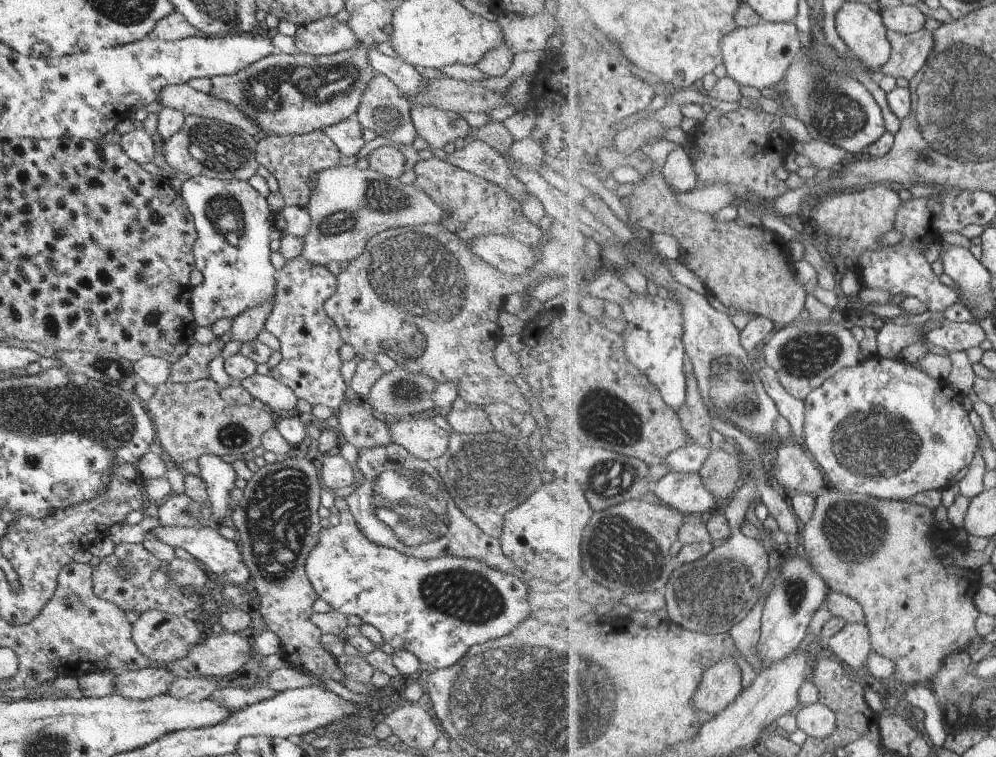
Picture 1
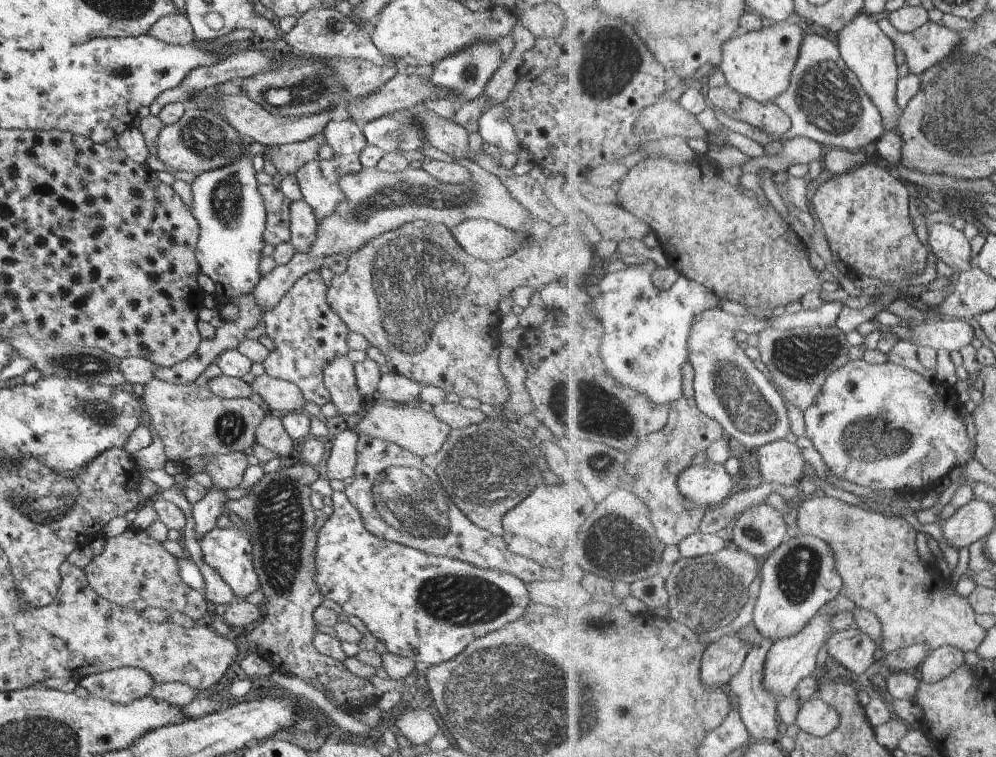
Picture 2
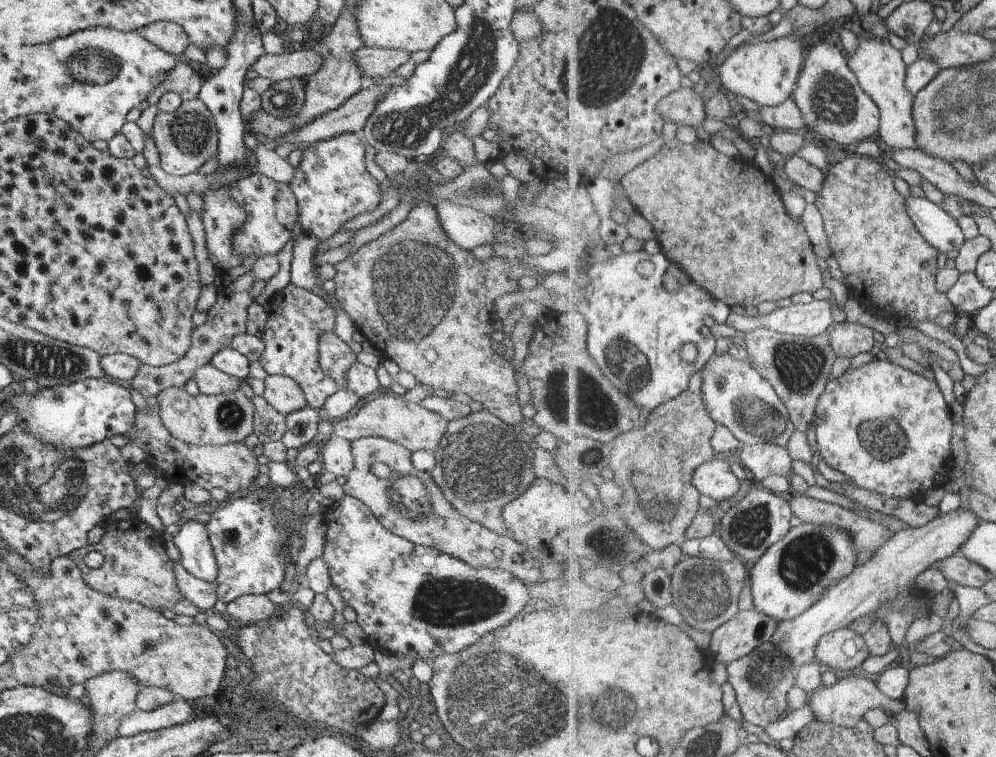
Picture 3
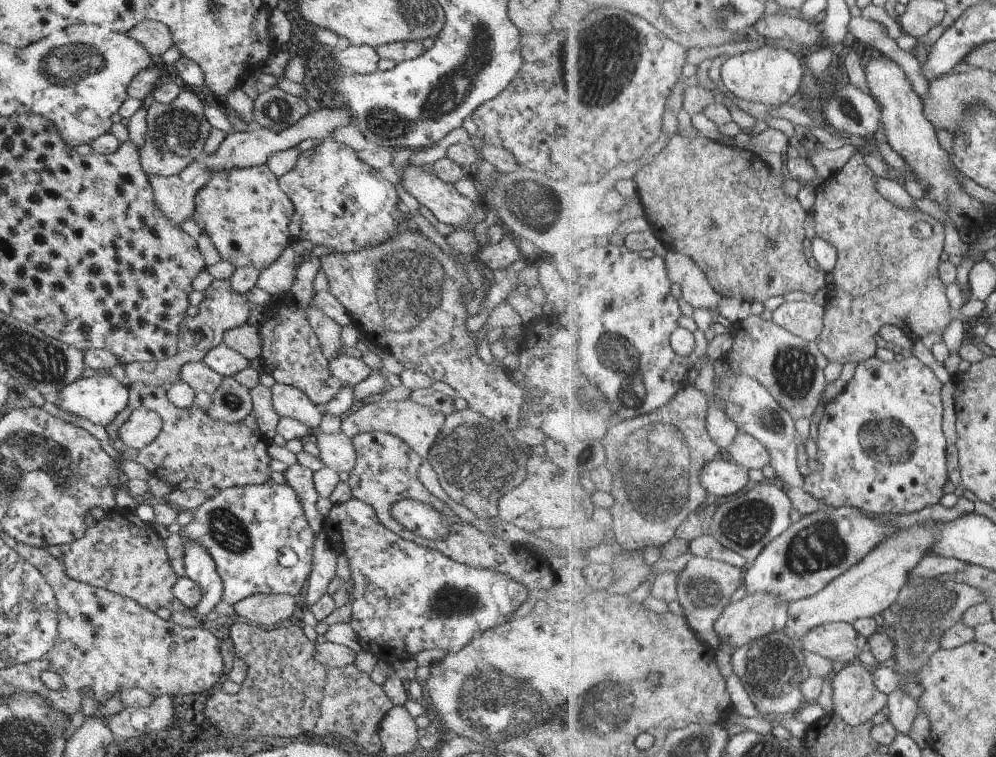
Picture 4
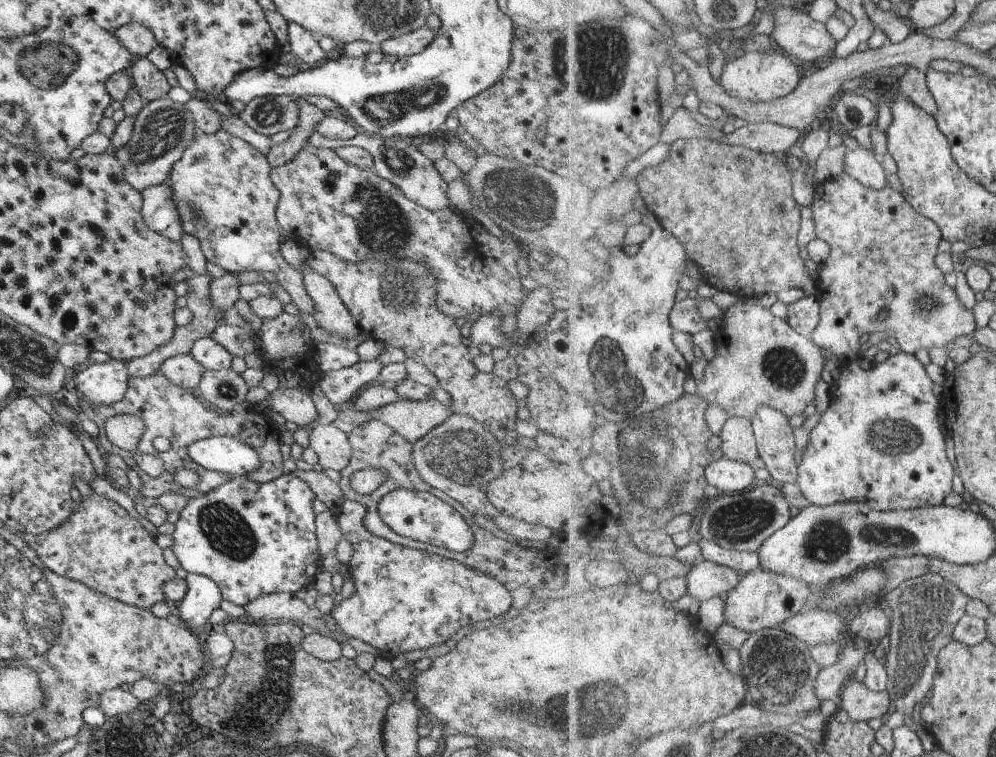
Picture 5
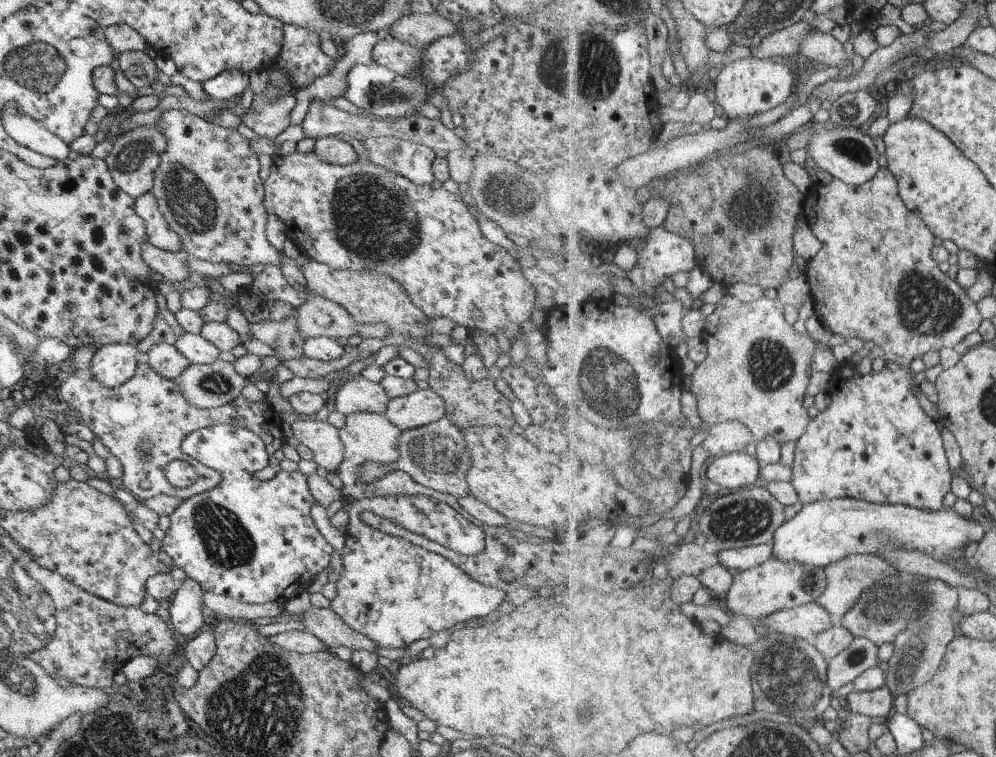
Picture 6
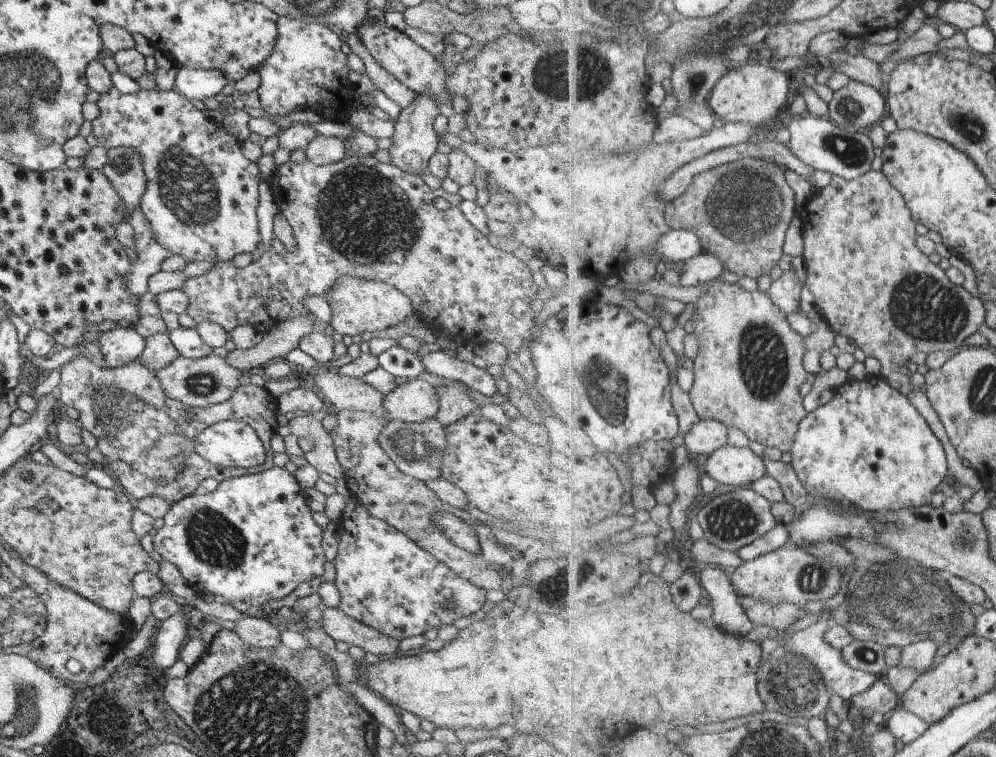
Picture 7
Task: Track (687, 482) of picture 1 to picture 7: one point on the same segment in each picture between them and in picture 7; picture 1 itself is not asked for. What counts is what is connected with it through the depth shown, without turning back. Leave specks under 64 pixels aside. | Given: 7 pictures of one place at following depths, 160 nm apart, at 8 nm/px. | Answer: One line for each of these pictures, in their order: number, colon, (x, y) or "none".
2: (709, 483)
3: (715, 479)
4: (721, 477)
5: (728, 476)
6: (735, 471)
7: (732, 466)

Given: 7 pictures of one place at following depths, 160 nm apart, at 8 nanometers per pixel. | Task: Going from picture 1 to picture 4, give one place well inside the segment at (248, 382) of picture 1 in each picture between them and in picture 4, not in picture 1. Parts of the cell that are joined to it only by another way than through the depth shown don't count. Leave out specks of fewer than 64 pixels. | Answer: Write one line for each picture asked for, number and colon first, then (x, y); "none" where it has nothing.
2: (278, 396)
3: (283, 394)
4: (287, 401)

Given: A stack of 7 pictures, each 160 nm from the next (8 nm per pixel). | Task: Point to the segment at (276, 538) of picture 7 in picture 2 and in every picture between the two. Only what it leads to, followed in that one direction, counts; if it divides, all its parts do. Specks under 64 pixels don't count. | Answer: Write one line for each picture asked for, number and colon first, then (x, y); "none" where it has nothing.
2: (227, 551)
3: (247, 534)
4: (257, 537)
5: (251, 539)
6: (252, 540)

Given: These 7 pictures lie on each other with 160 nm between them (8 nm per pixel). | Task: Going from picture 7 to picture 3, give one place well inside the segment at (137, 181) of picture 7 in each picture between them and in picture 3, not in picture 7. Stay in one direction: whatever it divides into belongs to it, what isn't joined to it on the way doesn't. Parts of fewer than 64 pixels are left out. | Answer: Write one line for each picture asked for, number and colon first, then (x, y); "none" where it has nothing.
3: (186, 138)
4: (176, 132)
5: (162, 128)
6: (134, 156)

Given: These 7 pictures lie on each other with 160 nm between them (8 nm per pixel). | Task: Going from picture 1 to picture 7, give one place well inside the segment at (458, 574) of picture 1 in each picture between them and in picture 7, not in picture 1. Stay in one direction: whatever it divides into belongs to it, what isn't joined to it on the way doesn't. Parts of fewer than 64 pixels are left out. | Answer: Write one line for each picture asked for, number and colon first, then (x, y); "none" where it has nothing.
2: (426, 608)
3: (409, 599)
4: (407, 598)
5: (404, 599)
6: (393, 592)
7: (385, 581)

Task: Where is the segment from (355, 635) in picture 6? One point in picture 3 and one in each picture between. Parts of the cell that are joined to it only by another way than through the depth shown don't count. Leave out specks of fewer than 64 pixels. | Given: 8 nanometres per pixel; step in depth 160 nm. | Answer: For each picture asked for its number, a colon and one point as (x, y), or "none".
3: (247, 608)
4: (260, 609)
5: (276, 607)

